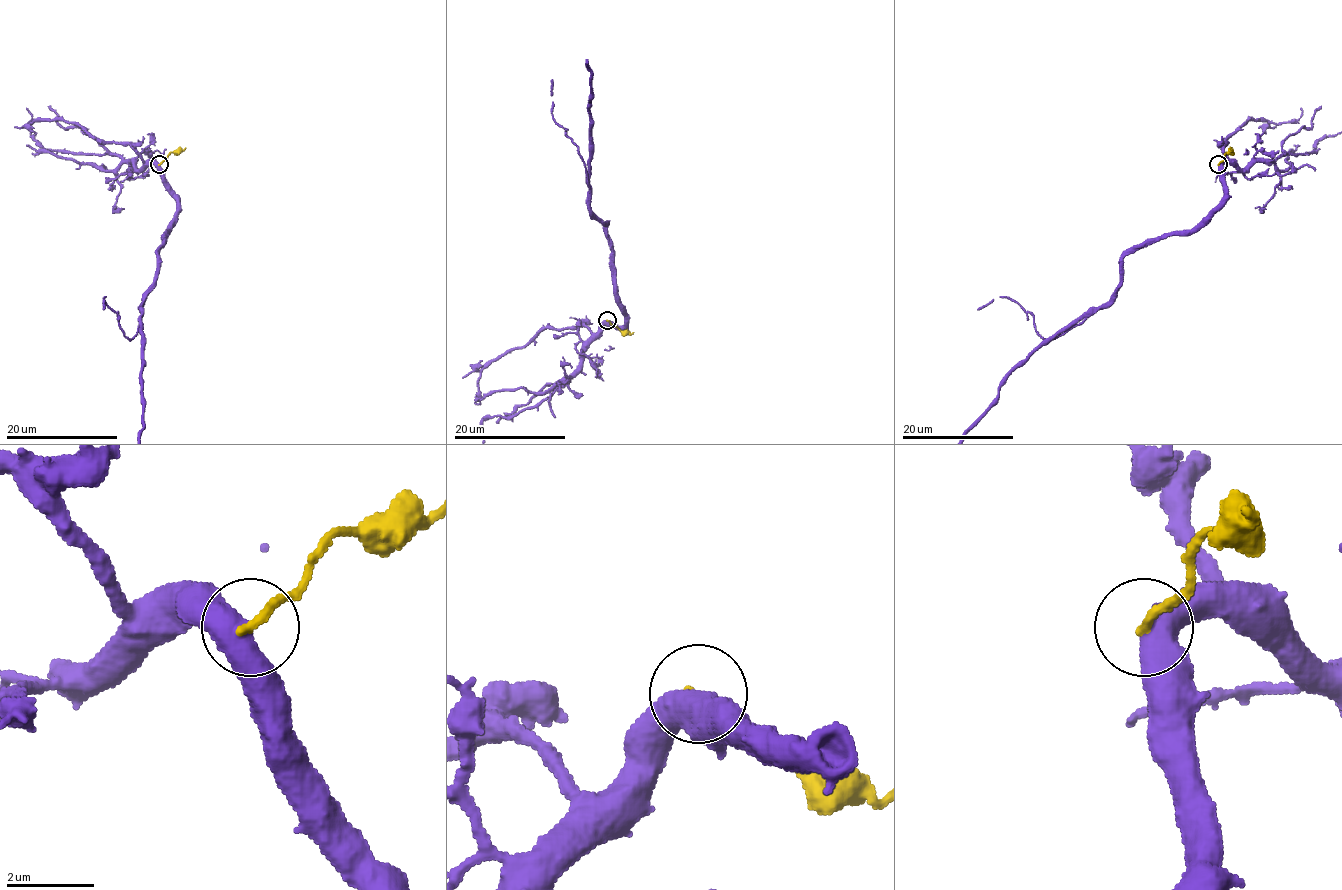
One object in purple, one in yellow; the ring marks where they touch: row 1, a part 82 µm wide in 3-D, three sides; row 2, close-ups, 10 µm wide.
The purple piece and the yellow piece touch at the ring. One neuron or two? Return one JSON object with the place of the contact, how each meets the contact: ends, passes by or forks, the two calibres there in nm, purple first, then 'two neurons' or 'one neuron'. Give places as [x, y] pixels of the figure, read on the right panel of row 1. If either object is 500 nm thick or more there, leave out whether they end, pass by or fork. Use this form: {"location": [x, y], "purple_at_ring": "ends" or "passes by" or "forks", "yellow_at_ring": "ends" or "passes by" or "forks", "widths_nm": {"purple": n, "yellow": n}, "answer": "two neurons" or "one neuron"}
{"location": [1218, 164], "purple_at_ring": "passes by", "yellow_at_ring": "ends", "widths_nm": {"purple": 480, "yellow": 220}, "answer": "two neurons"}

